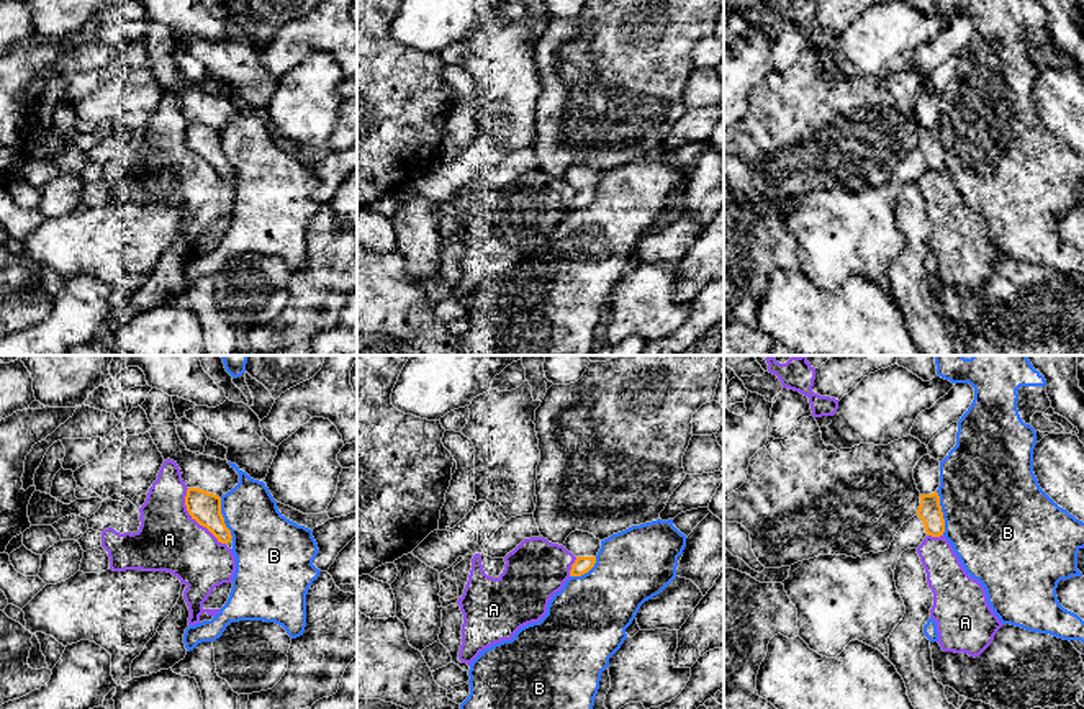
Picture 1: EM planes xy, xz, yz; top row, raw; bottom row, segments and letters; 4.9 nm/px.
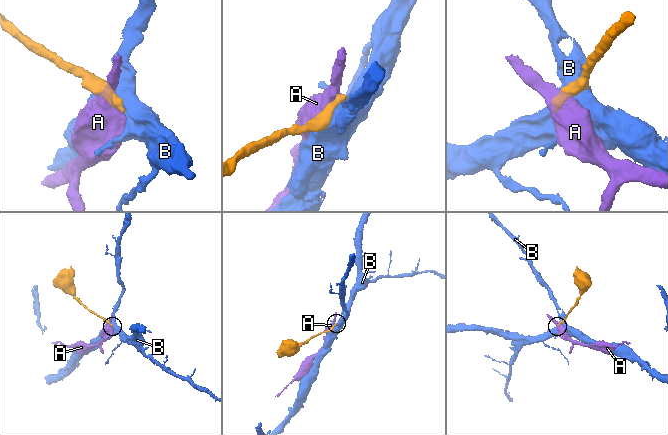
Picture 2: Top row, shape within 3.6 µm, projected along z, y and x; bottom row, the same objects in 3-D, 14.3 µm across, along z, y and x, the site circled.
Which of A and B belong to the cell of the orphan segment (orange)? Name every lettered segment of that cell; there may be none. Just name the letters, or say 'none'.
none

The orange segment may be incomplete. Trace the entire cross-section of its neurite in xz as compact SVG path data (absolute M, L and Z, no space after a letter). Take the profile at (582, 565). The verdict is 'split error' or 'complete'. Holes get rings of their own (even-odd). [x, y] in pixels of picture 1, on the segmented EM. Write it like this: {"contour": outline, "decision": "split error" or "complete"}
{"contour": "M575 531L567 537L563 547L576 557L570 576L581 576L594 567L601 540L589 532Z", "decision": "split error"}

